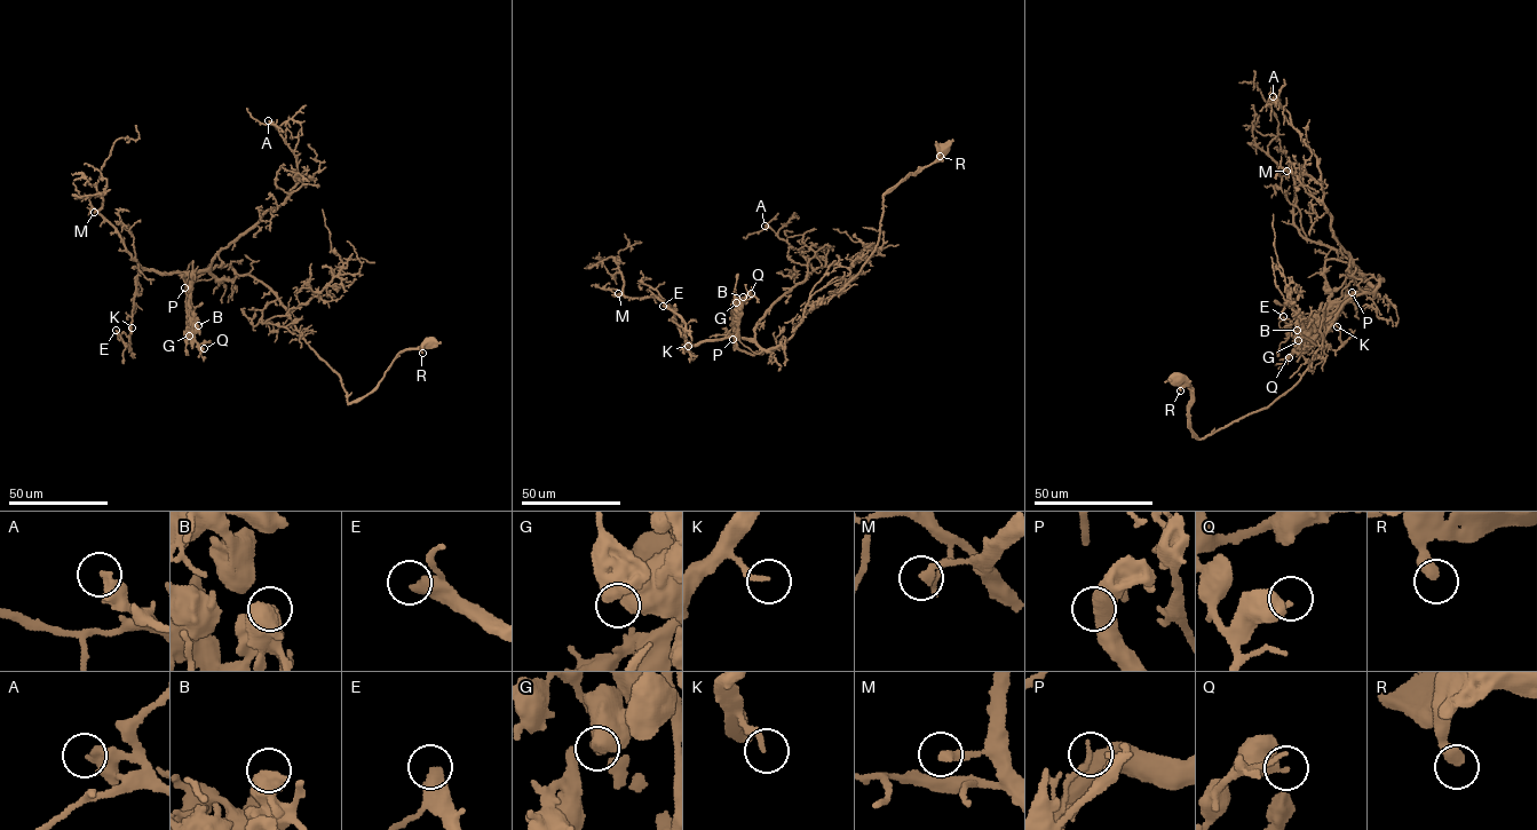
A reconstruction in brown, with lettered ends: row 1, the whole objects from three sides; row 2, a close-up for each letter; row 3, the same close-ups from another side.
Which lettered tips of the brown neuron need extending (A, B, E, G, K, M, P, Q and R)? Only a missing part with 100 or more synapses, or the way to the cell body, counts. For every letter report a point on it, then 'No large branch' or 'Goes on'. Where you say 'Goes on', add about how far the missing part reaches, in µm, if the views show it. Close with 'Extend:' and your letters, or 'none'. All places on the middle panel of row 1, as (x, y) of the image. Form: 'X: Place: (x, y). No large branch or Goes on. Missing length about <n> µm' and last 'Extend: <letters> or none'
A: Place: (765, 226). No large branch
B: Place: (743, 297). No large branch
E: Place: (663, 306). Goes on. Missing length about 60 µm
G: Place: (736, 302). No large branch
K: Place: (688, 346). No large branch
M: Place: (618, 293). No large branch
P: Place: (733, 339). No large branch
Q: Place: (751, 293). No large branch
R: Place: (940, 156). No large branch
Extend: E

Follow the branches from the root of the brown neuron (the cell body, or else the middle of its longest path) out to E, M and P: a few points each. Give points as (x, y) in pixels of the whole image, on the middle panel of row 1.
E: (945, 151), (884, 194), (874, 251), (779, 346), (763, 349), (734, 336), (687, 348), (686, 323), (663, 306)
M: (945, 151), (884, 194), (874, 251), (779, 346), (763, 349), (734, 336), (691, 345), (658, 298), (618, 293)
P: (945, 151), (884, 194), (874, 251), (858, 274), (806, 314), (785, 342), (751, 354), (733, 339)

